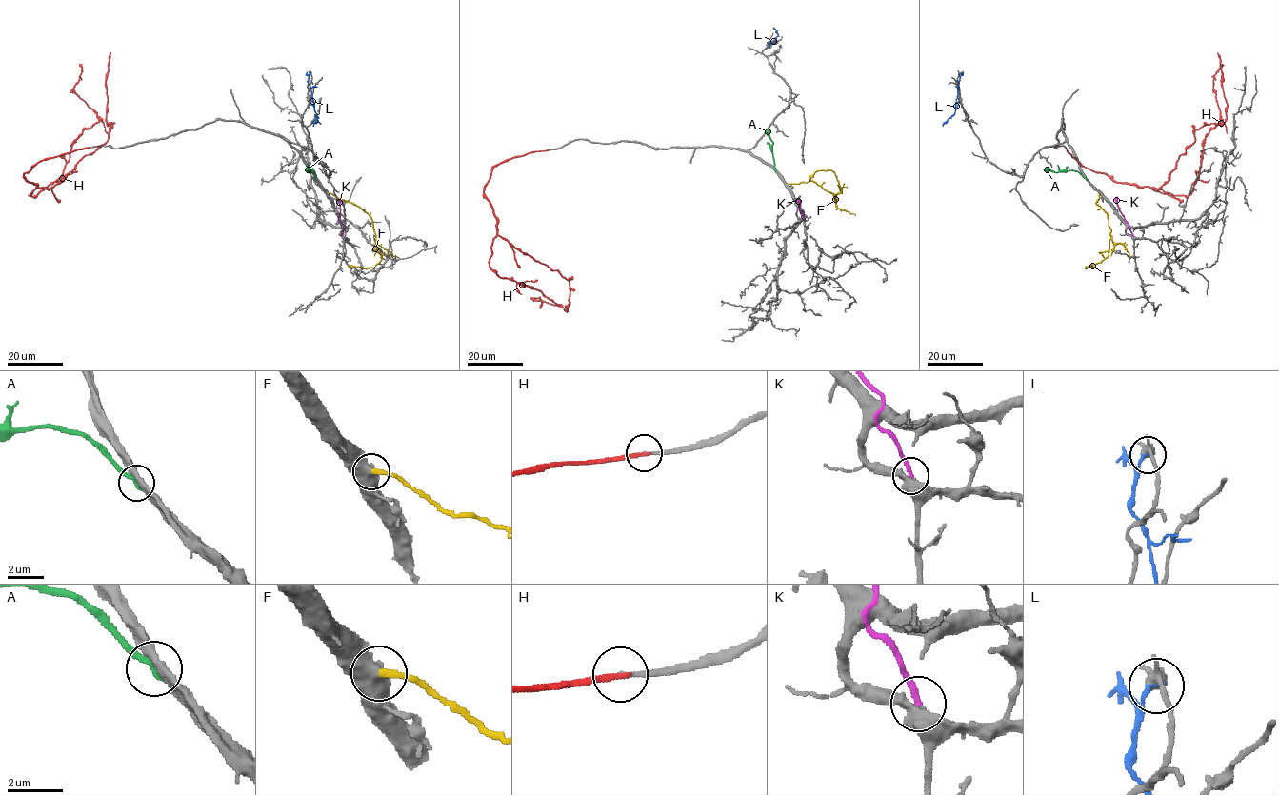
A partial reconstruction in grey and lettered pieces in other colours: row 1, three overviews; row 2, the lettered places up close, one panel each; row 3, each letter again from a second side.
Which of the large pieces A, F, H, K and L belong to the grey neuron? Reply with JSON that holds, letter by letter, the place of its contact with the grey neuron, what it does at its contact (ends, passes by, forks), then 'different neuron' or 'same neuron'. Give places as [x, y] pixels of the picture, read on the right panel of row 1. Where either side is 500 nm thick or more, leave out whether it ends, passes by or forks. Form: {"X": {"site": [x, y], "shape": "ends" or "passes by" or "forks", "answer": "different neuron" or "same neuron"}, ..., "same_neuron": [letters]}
{"A": {"site": [1086, 179], "shape": "ends", "answer": "different neuron"}, "F": {"site": [1099, 193], "answer": "same neuron"}, "H": {"site": [1065, 148], "shape": "ends", "answer": "same neuron"}, "K": {"site": [1132, 235], "shape": "ends", "answer": "different neuron"}, "L": {"site": [960, 73], "shape": "ends", "answer": "different neuron"}, "same_neuron": ["F", "H"]}

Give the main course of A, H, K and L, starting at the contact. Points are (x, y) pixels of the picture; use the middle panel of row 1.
A: (775, 170), (767, 128)
H: (549, 149), (496, 164), (484, 195), (496, 220), (489, 267), (558, 305), (533, 298), (541, 300), (539, 308)
K: (802, 217), (804, 212), (799, 210), (800, 204), (796, 201)
L: (769, 45), (768, 43), (774, 40), (777, 33), (773, 28)

